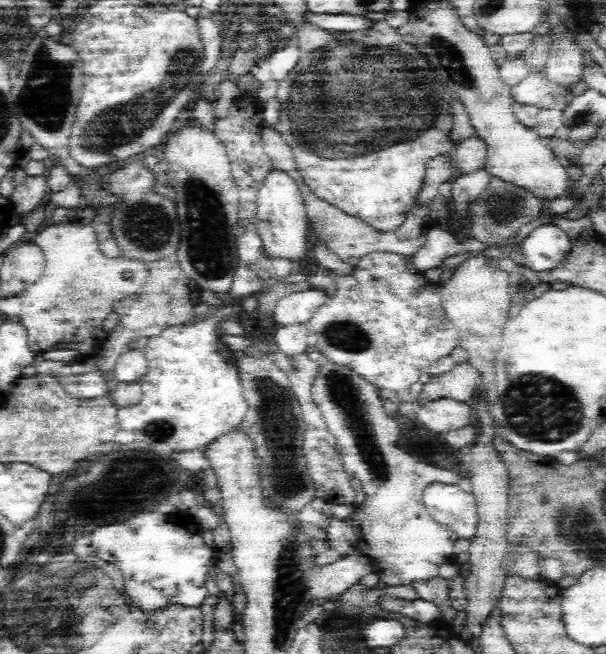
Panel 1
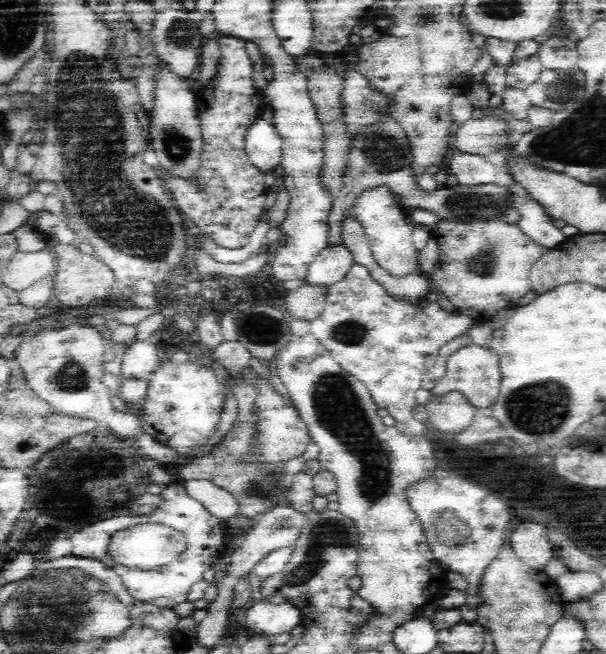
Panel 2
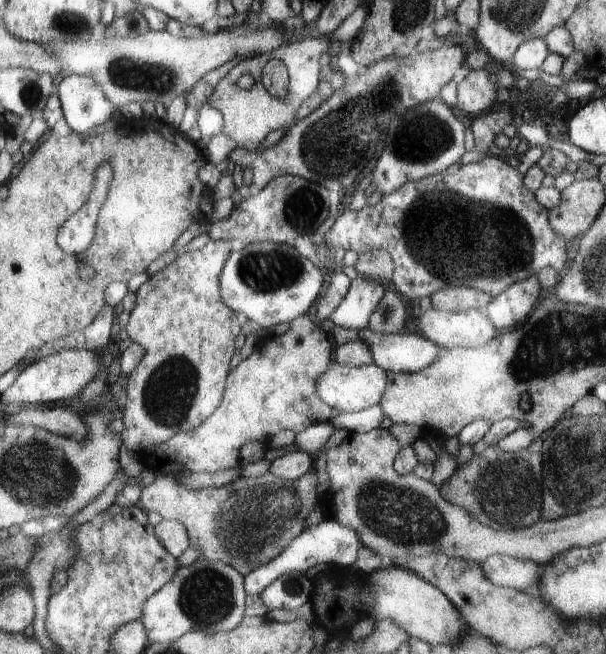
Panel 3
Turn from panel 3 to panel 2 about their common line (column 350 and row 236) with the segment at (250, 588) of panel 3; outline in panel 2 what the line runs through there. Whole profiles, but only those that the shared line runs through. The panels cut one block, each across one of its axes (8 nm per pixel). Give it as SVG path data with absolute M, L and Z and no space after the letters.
M514 198L514 206L520 210L522 216L522 220L518 222L520 232L536 246L550 250L566 240L562 230L554 226L554 218L548 212L544 212L544 208L540 208L534 200Z

